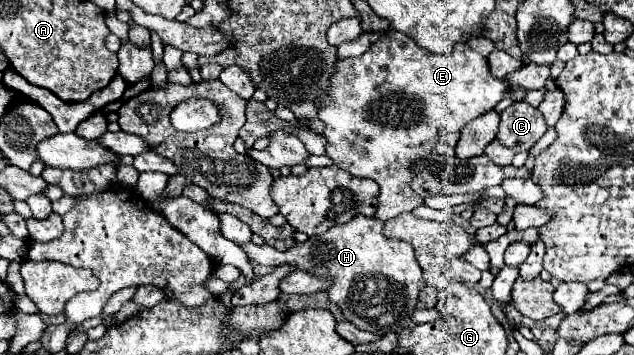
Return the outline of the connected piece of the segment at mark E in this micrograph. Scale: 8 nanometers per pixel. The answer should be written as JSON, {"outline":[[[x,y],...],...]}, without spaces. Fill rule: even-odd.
{"outline":[[[390,30],[388,36],[374,42],[362,56],[338,60],[334,68],[336,72],[332,76],[332,86],[328,88],[326,98],[318,100],[318,118],[324,122],[322,136],[326,138],[326,156],[346,172],[378,182],[380,196],[376,218],[382,220],[394,218],[424,204],[424,200],[410,188],[414,164],[432,154],[444,134],[460,132],[470,120],[494,110],[508,92],[506,80],[492,76],[488,60],[474,52],[468,44],[458,44],[454,54],[440,56],[420,48],[410,36],[398,30]]]}

